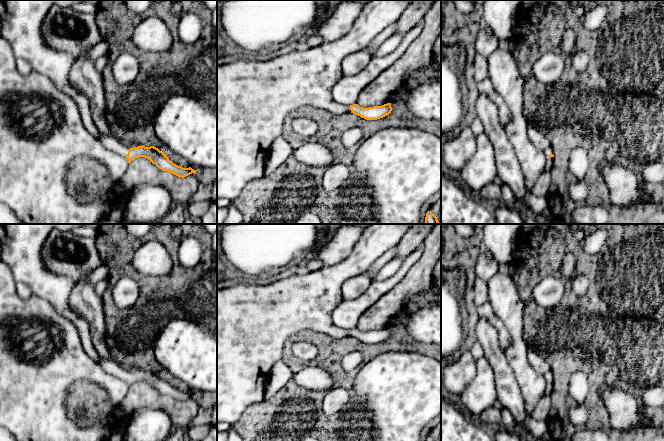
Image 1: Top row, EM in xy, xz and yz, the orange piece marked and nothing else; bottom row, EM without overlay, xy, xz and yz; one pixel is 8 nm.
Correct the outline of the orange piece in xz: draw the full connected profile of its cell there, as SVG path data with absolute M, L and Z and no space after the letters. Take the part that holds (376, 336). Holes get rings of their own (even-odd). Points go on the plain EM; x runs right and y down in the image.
M391 327L369 332L360 331L358 328L350 329L351 337L366 344L377 344L389 339L392 335Z

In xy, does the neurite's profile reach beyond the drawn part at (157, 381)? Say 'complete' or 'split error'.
split error

